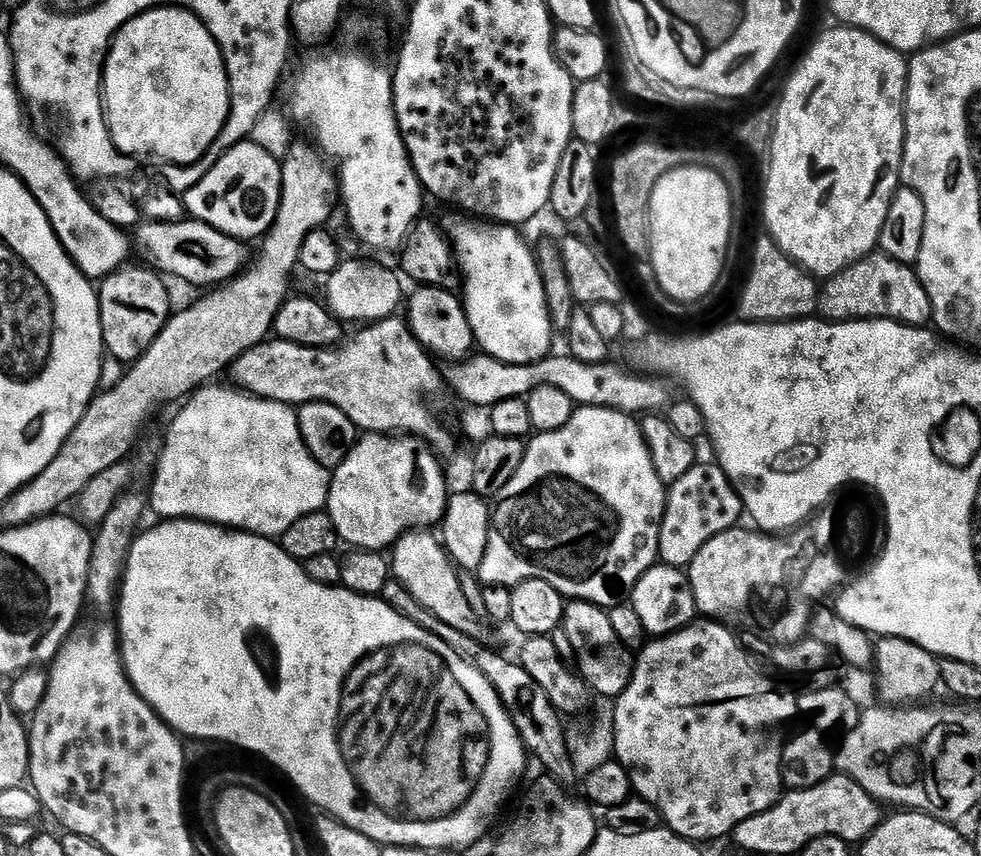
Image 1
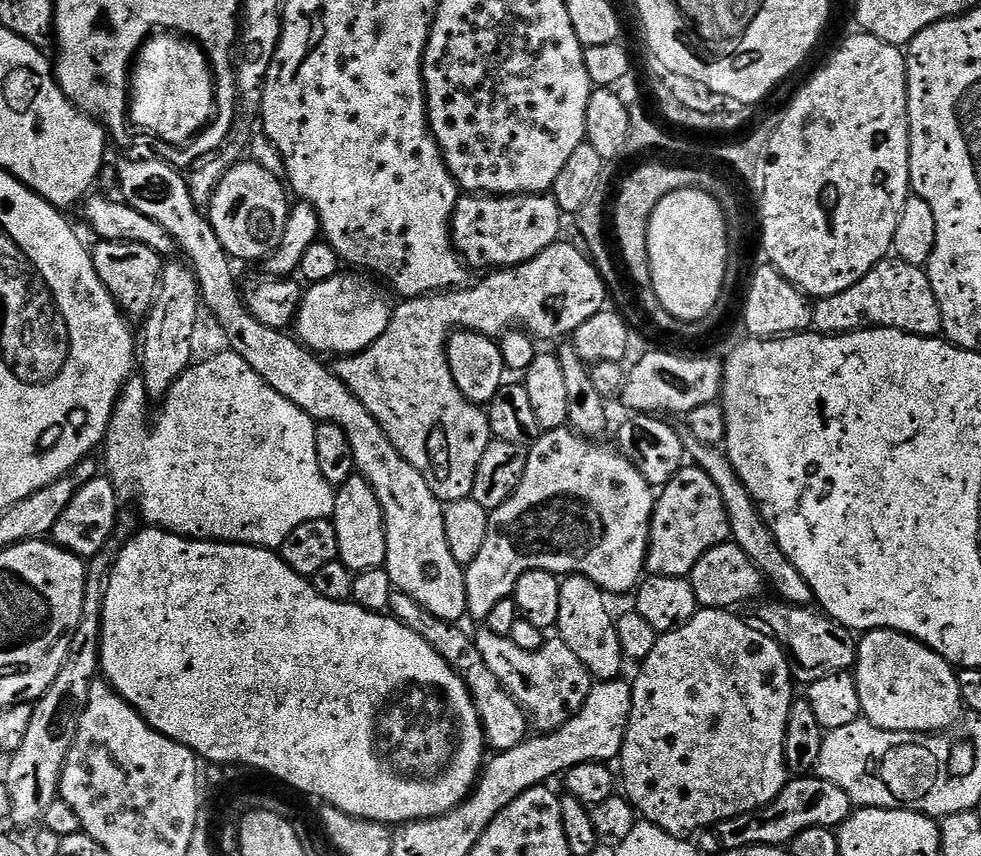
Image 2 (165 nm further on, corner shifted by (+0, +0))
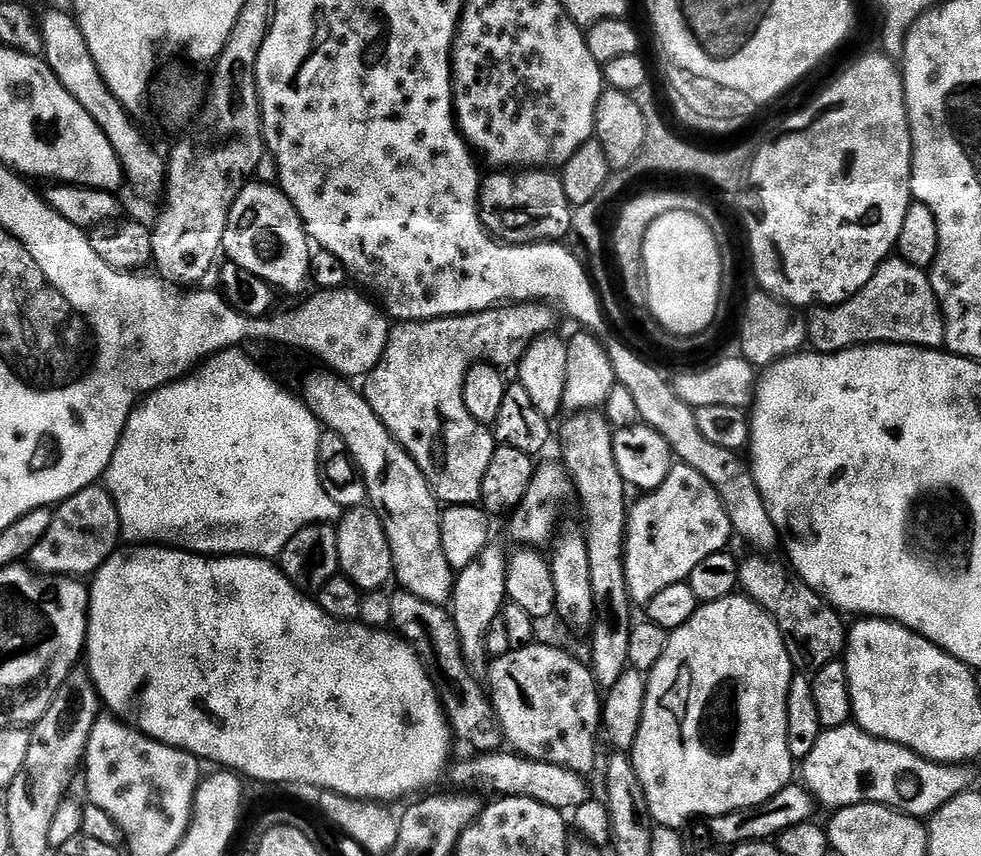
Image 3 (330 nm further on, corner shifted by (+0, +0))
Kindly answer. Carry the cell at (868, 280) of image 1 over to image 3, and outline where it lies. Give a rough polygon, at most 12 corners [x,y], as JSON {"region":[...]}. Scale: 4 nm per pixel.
{"region":[[889,258],[807,313],[808,344],[945,347],[929,273]]}

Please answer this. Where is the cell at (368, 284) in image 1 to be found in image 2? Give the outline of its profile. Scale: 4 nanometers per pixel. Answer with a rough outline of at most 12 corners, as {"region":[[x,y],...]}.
{"region":[[362,272],[307,287],[294,325],[318,354],[385,333],[392,304]]}

